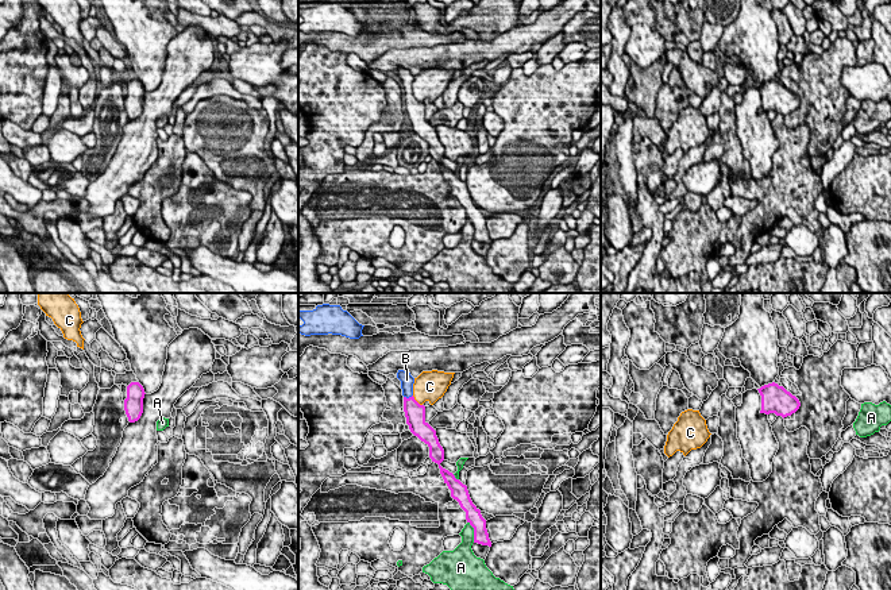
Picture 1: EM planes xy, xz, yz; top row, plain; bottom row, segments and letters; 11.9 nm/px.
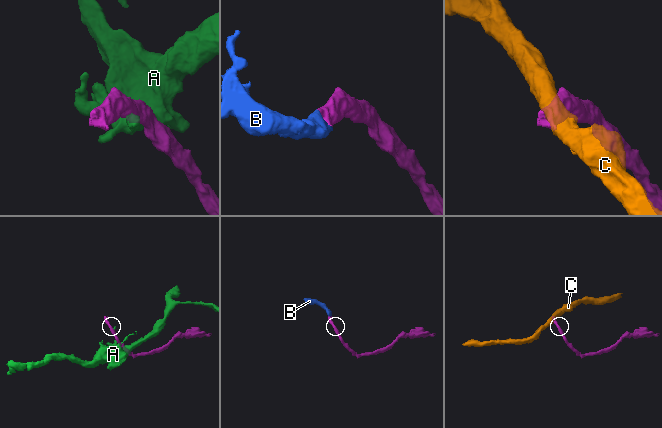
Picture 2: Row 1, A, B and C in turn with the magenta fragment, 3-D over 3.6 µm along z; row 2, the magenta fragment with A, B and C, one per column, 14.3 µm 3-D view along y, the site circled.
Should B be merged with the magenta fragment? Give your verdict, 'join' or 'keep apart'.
join

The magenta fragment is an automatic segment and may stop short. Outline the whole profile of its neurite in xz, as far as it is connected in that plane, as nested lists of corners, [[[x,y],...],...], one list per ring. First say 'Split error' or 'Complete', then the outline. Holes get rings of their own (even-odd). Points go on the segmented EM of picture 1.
Split error. [[[398,370],[397,378],[401,381],[404,412],[410,432],[429,447],[429,458],[439,464],[444,483],[451,490],[451,497],[459,502],[460,508],[466,512],[467,522],[474,528],[474,543],[491,547],[486,520],[472,504],[467,486],[440,466],[444,460],[444,450],[439,443],[436,431],[425,421],[425,406],[420,405],[413,397],[414,378],[404,370]]]

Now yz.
Complete. [[[775,382],[764,385],[757,390],[761,396],[760,413],[775,413],[784,419],[795,413],[801,406],[801,402],[795,396]]]

